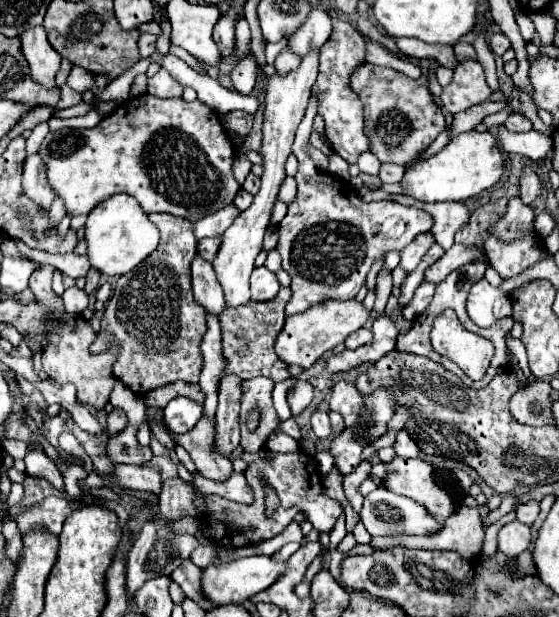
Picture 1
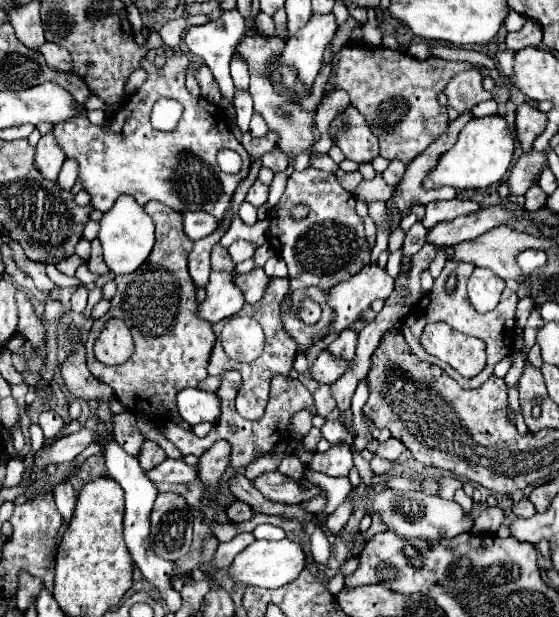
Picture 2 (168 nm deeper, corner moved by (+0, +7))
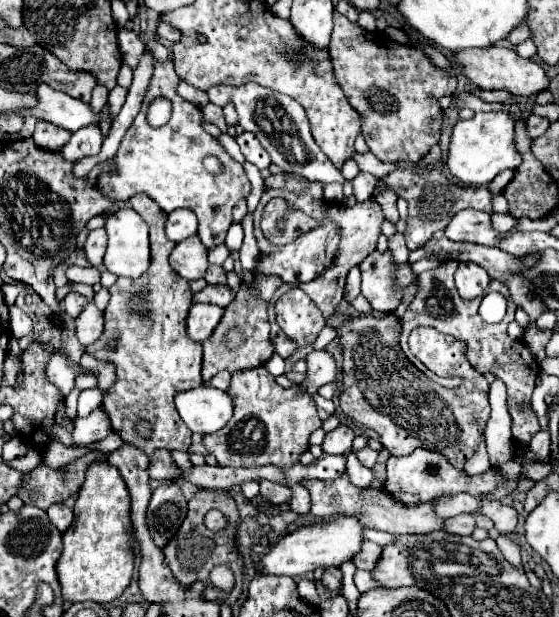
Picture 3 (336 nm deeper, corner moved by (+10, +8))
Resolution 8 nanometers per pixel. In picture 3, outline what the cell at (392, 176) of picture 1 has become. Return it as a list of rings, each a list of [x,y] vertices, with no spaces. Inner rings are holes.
[[[413,166],[413,168],[407,168],[407,170],[395,170],[389,176],[385,176],[383,180],[391,186],[391,190],[397,196],[401,196],[409,202],[407,230],[405,230],[405,240],[407,240],[409,250],[421,248],[427,240],[431,240],[431,236],[437,230],[445,228],[451,222],[451,218],[465,208],[491,212],[491,192],[485,186],[463,188],[453,178],[447,178],[447,174],[443,170],[425,170],[425,168],[415,168]],[[449,180],[451,180],[451,188],[449,188]]]

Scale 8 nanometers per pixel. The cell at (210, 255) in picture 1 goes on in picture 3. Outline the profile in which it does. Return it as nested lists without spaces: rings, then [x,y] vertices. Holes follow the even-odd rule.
[[[209,266],[205,280],[207,284],[225,284],[225,270],[221,266]]]

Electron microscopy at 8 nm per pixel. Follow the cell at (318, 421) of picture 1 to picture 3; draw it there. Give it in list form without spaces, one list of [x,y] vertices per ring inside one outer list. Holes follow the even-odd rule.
[[[343,424],[343,426],[327,432],[325,442],[323,442],[323,452],[327,452],[327,454],[347,454],[351,450],[353,438],[355,438],[353,428]]]

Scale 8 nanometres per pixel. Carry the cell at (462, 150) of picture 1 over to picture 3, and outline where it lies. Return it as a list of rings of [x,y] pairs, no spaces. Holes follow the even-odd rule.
[[[479,112],[471,120],[459,120],[451,134],[447,168],[467,186],[487,186],[503,170],[517,170],[521,154],[515,148],[515,124],[507,112]]]

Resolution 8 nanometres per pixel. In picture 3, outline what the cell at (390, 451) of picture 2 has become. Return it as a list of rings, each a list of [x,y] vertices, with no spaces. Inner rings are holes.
[[[367,446],[367,448],[363,448],[363,450],[355,450],[355,456],[357,456],[357,460],[359,460],[363,466],[373,468],[373,466],[377,464],[377,456],[379,456],[379,454]]]

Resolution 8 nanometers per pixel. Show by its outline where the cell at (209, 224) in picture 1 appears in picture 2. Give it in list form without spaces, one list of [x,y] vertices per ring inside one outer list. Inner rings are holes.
[[[185,213],[183,215],[183,227],[191,241],[199,241],[207,235],[211,235],[217,229],[217,219],[207,213]]]

